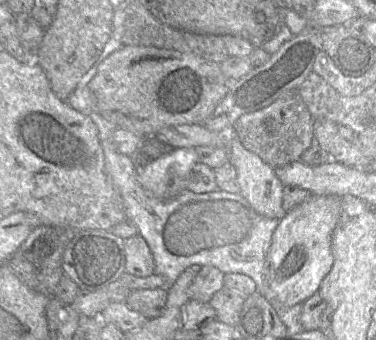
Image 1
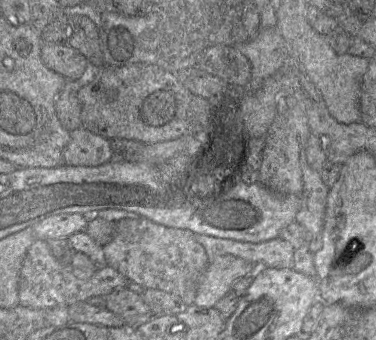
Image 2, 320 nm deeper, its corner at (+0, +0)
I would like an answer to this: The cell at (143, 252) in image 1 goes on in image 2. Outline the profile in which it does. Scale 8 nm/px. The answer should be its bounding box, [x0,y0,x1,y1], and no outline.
[103,217,209,306]

